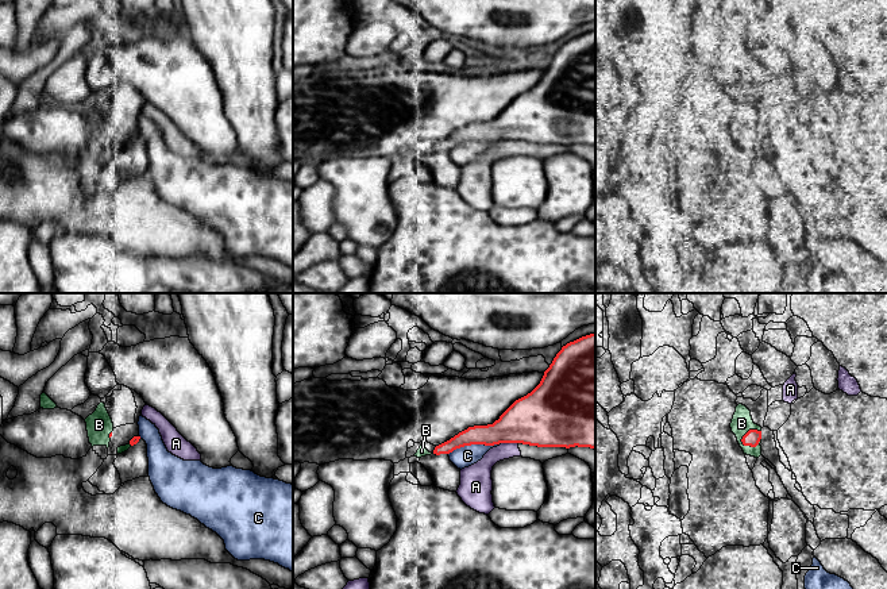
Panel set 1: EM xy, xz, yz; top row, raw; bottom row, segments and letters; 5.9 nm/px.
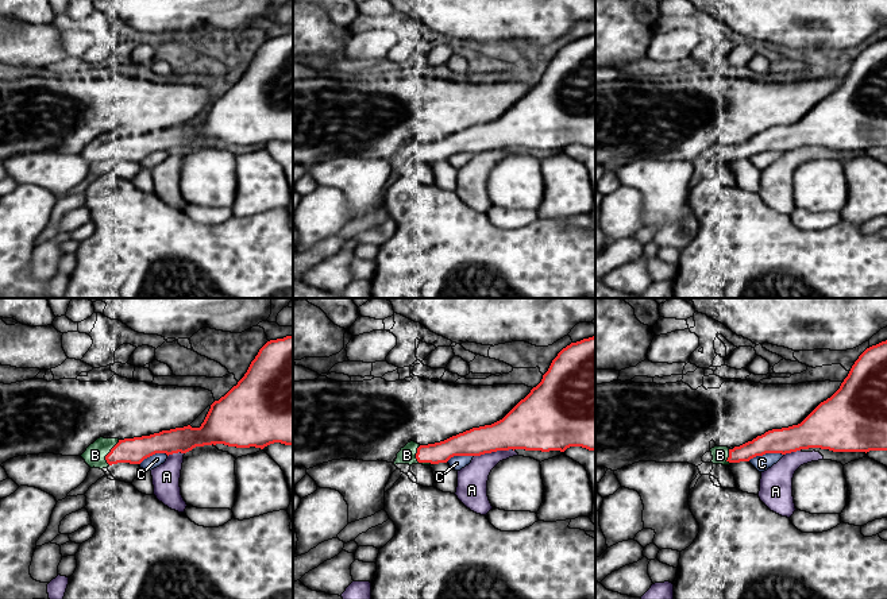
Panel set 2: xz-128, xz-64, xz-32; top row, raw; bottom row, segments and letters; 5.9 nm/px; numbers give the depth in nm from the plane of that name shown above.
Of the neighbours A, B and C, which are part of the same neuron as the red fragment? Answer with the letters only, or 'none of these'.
B

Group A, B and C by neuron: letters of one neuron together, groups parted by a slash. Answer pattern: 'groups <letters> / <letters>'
groups A / B / C

